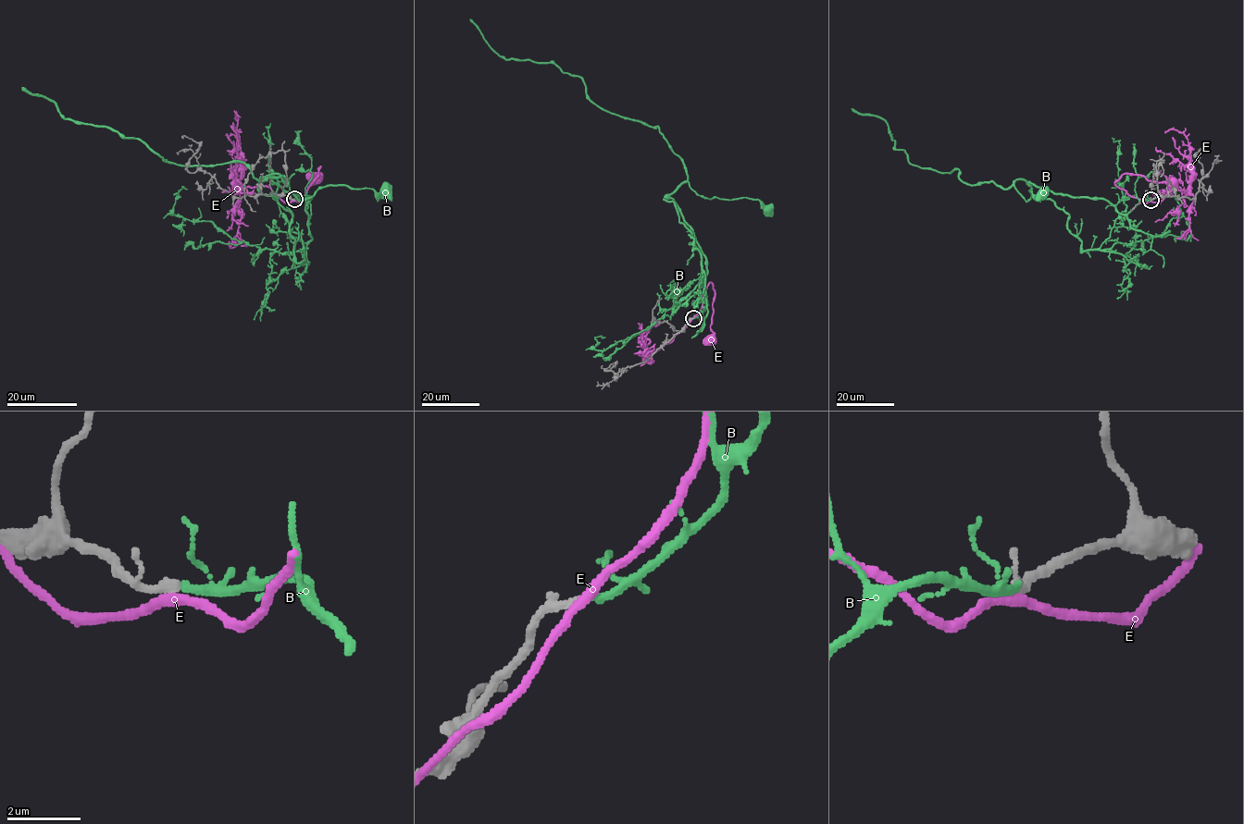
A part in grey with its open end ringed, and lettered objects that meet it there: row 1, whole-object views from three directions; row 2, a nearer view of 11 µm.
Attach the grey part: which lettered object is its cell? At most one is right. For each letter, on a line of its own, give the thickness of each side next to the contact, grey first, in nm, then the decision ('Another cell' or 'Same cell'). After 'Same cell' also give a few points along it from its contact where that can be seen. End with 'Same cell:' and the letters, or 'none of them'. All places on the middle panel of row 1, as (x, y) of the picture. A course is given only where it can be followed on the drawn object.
B: Thickness 190 nm (grey) against 160 nm. Same cell. Its course: (693, 318), (706, 305), (704, 254), (669, 195), (688, 181), (706, 198), (758, 199), (768, 209)
E: Thickness 200 nm (grey) against 260 nm. Another cell
Same cell: B

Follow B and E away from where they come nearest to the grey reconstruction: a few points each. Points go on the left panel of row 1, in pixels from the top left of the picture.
B: (294, 199), (306, 199), (309, 216), (311, 198), (266, 178), (279, 174), (299, 200), (330, 185), (386, 190)
E: (293, 200), (300, 202), (304, 198), (305, 191), (320, 166), (317, 178)

